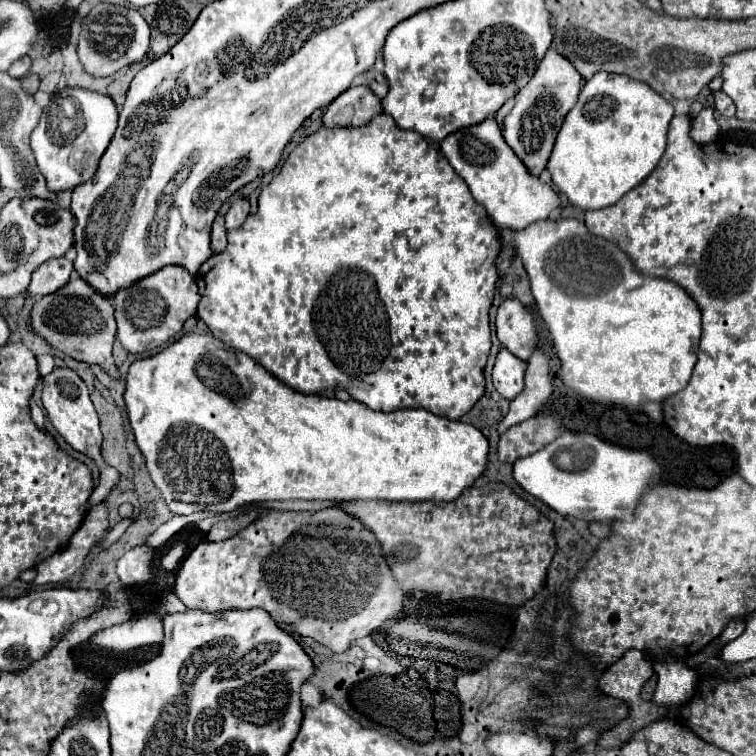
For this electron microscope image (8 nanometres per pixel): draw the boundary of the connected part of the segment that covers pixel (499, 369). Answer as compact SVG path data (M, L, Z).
M501 349L493 367L493 385L505 399L513 399L523 391L523 373L527 363L517 359L507 349Z

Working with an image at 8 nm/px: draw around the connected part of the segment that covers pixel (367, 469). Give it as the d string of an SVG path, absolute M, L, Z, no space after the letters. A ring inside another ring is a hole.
M187 333L163 351L143 357L131 363L127 377L125 377L125 393L123 393L131 431L135 435L135 443L141 449L147 471L155 483L155 487L161 491L165 503L169 509L177 515L193 515L201 511L211 513L229 513L245 505L273 501L273 499L305 499L305 501L393 501L393 503L419 503L419 501L431 501L435 505L447 505L457 501L463 491L471 489L473 483L485 473L487 461L489 461L489 441L487 437L473 427L471 423L463 421L451 421L439 415L433 415L427 409L401 409L393 413L373 411L365 407L363 403L351 399L351 401L339 401L329 399L321 395L303 395L299 391L293 391L291 387L277 381L269 371L259 367L257 361L253 361L249 355L229 349L213 335L199 335L199 333Z

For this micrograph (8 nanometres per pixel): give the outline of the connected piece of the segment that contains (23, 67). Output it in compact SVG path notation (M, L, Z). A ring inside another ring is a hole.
M25 55L25 57L21 57L19 61L15 61L7 73L9 73L11 77L21 77L21 75L29 73L29 67L31 67L31 59Z

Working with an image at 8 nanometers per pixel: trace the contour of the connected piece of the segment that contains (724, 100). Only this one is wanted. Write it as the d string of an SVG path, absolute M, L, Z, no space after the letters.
M715 91L715 109L723 115L723 117L733 117L735 115L735 103L731 101L731 97L727 97L725 91Z

